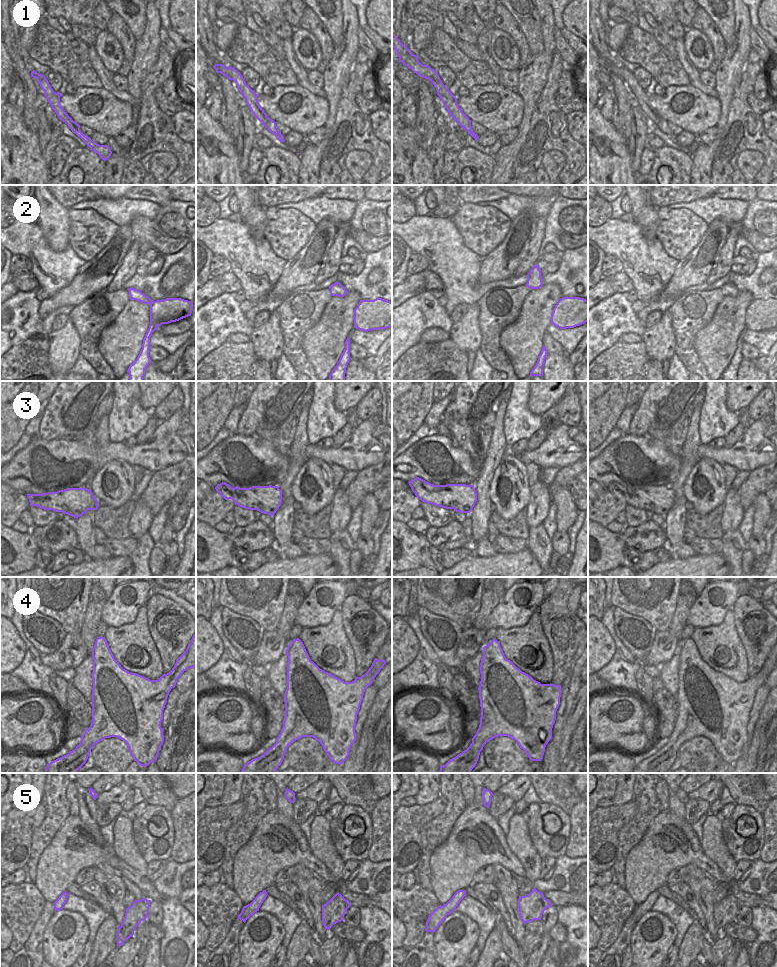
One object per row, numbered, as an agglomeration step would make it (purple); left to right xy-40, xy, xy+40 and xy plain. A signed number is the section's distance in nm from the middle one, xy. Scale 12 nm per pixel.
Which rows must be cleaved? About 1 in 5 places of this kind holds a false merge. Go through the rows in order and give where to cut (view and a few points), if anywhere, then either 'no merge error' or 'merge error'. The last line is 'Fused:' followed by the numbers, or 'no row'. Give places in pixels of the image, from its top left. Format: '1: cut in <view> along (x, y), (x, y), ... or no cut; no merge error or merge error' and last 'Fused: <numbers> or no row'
1: no cut; no merge error
2: no cut; no merge error
3: no cut; no merge error
4: no cut; no merge error
5: no cut; no merge error
Fused: no row

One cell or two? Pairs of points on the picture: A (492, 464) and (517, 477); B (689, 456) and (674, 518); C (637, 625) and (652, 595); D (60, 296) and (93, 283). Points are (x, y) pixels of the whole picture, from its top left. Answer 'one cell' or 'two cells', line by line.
A: two cells
B: one cell
C: two cells
D: one cell

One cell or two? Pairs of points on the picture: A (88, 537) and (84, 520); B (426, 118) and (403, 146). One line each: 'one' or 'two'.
A: one
B: two

